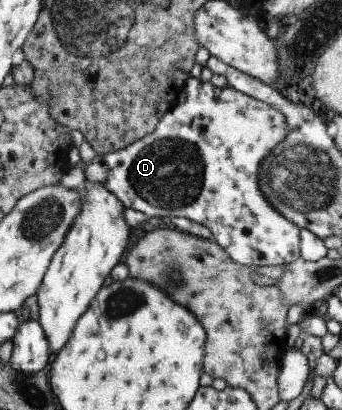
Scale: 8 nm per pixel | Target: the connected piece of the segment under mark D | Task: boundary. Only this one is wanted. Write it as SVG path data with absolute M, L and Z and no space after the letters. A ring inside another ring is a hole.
M189 76L184 82L178 103L165 114L162 114L162 117L156 122L154 129L149 134L133 141L131 144L126 144L122 149L107 154L95 154L93 160L87 163L79 160L76 165L82 168L85 179L101 183L102 187L105 187L116 196L116 199L122 203L124 208L128 207L128 209L141 211L147 217L164 219L176 216L185 217L190 219L191 222L203 225L210 231L211 240L222 247L222 250L230 257L230 260L233 260L235 263L242 266L286 266L299 257L299 227L296 227L277 211L274 211L274 208L269 204L269 200L265 199L265 196L261 194L261 188L258 187L259 183L257 183L257 173L260 172L262 159L272 151L278 142L285 138L285 135L284 116L281 114L281 111L274 109L269 103L258 101L227 86L215 87L209 81L201 81L200 78L196 79Z

